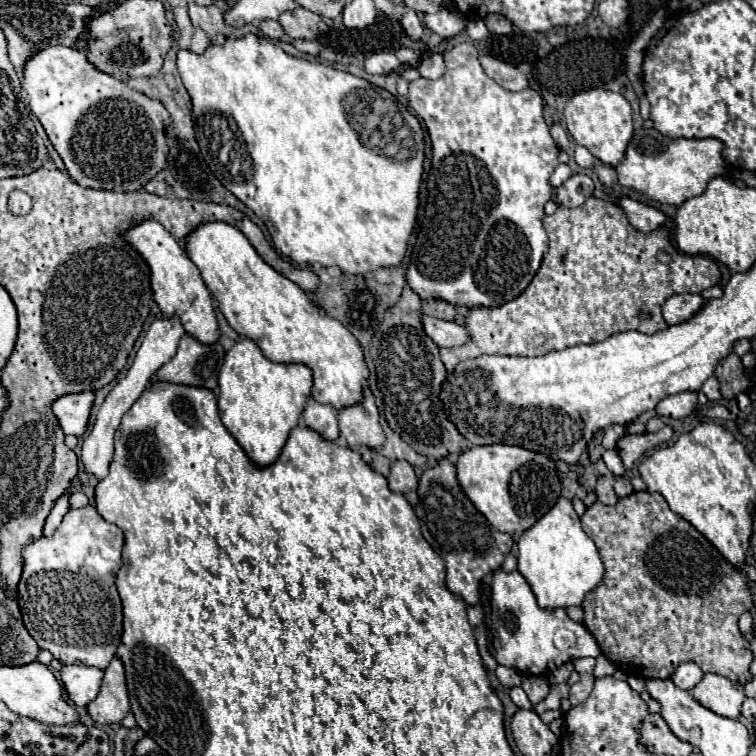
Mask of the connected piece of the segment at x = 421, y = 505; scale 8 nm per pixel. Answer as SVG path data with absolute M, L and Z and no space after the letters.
M446 456L442 460L438 460L436 466L428 466L424 470L424 474L420 478L420 486L418 486L418 498L420 498L420 502L418 502L418 506L414 510L416 510L416 516L420 520L424 538L434 548L434 552L440 554L442 560L446 562L446 586L448 586L448 590L454 592L454 594L462 594L462 598L466 600L466 604L476 604L478 602L480 580L488 572L494 572L496 568L502 566L506 554L502 554L498 550L498 544L502 544L502 542L510 544L510 536L494 530L492 524L474 508L474 504L468 500L468 496L464 494L464 490L458 484L456 466Z

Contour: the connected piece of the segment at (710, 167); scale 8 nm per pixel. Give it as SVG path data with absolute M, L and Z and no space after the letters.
M644 126L636 130L634 138L628 144L626 158L616 166L618 182L624 188L638 190L648 198L660 204L676 204L680 206L692 196L700 196L708 182L714 176L722 176L728 170L726 160L722 158L724 144L716 138L688 140L688 138L668 138L654 130L652 126Z

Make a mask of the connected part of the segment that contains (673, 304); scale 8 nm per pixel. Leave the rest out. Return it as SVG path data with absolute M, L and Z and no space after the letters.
M676 294L670 296L662 306L662 316L666 324L678 324L686 322L686 318L692 318L704 304L704 298L700 294Z

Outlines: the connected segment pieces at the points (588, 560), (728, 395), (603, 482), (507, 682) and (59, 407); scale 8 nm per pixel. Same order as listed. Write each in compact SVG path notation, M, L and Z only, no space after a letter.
M560 498L554 510L540 518L518 540L518 572L528 580L536 602L544 610L582 606L582 600L604 578L604 564L594 542L580 526L580 518L568 498Z
M734 352L716 366L714 376L720 380L724 400L732 400L736 394L748 392L748 388L752 386L752 378L748 376L748 372L744 372L744 366Z
M600 476L598 482L596 482L594 492L596 492L596 496L598 496L598 500L600 500L602 504L612 506L612 504L618 502L618 496L616 496L616 492L614 492L614 478L612 478L612 476Z
M498 666L498 668L496 668L496 676L498 676L498 680L500 680L504 686L508 686L508 688L512 688L512 686L520 686L520 678L518 678L518 674L516 674L514 670L510 670L510 668Z
M94 392L66 394L52 404L52 410L64 434L74 434L80 438L86 432L92 404L94 404Z

